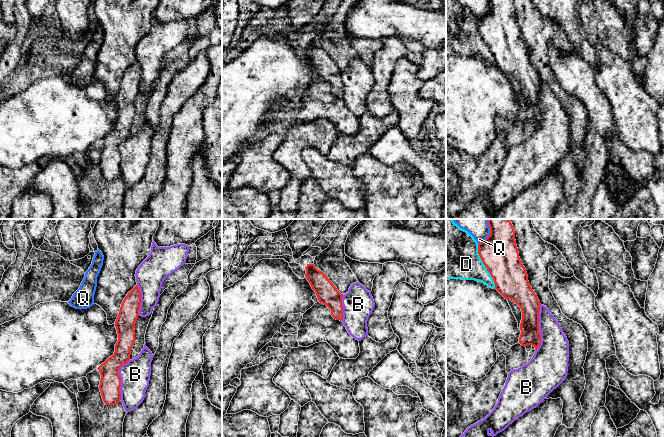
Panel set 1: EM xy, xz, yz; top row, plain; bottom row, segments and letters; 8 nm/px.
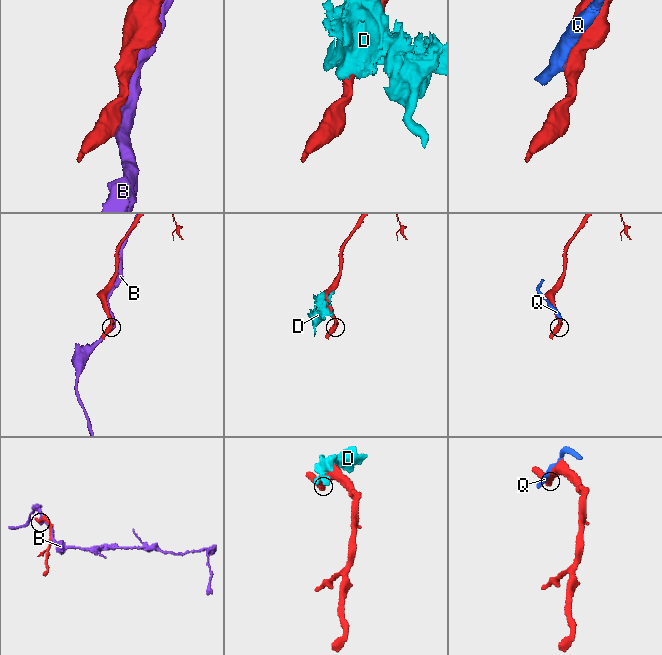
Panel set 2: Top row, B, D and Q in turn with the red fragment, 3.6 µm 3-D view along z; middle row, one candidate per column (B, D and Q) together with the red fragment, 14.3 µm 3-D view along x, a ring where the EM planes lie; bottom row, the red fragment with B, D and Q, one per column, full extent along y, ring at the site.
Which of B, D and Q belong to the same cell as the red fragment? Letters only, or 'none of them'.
none of them

